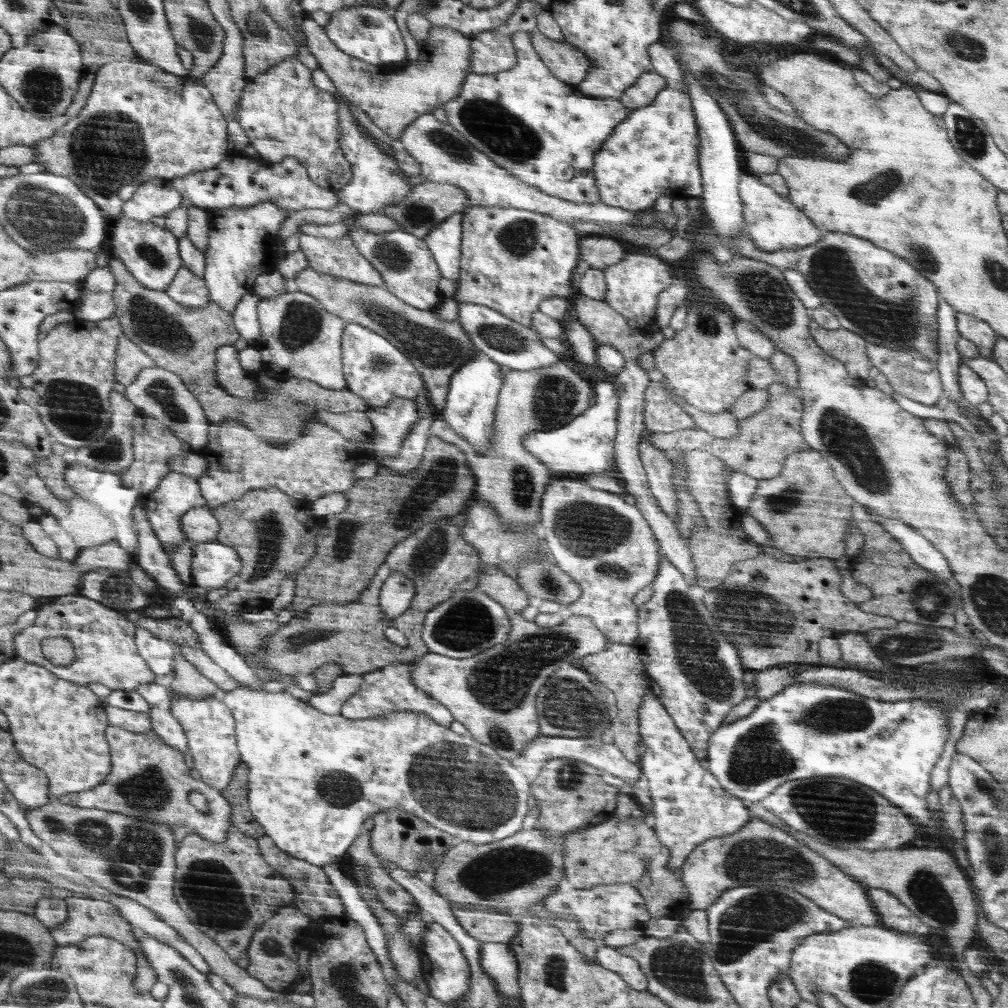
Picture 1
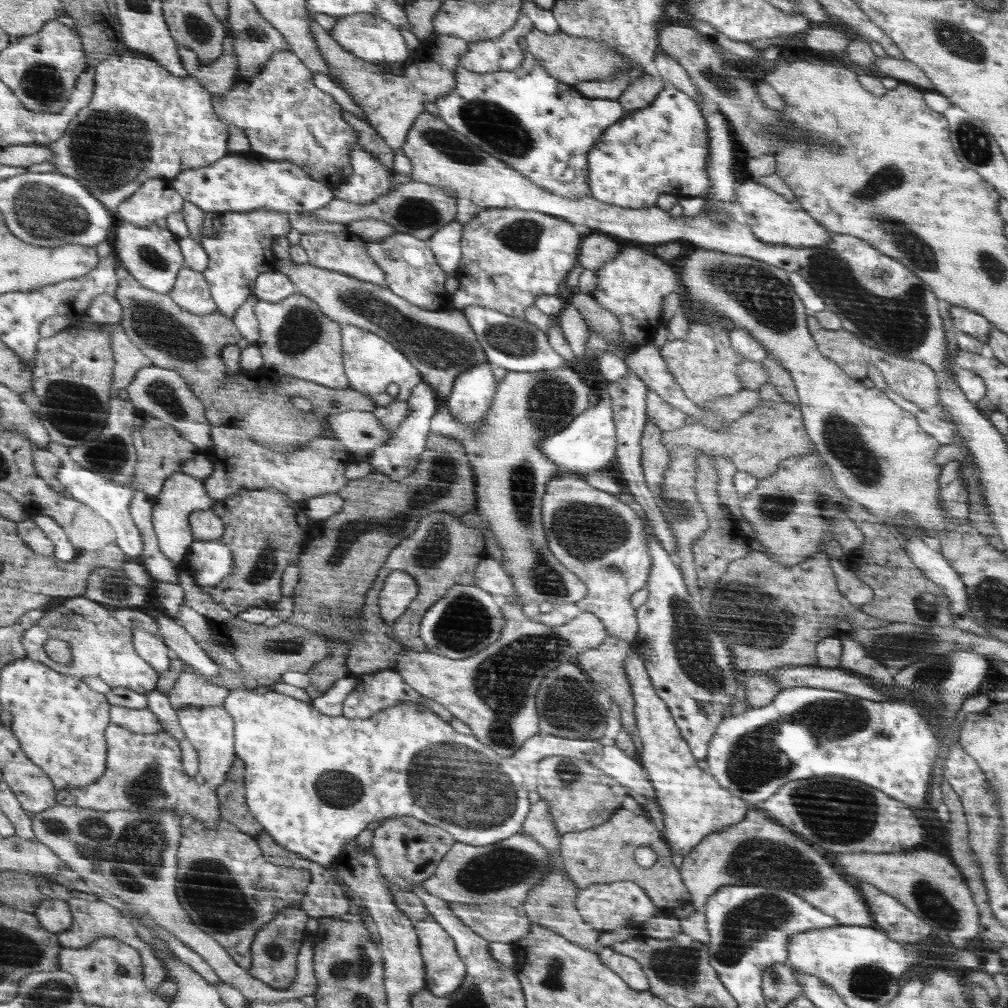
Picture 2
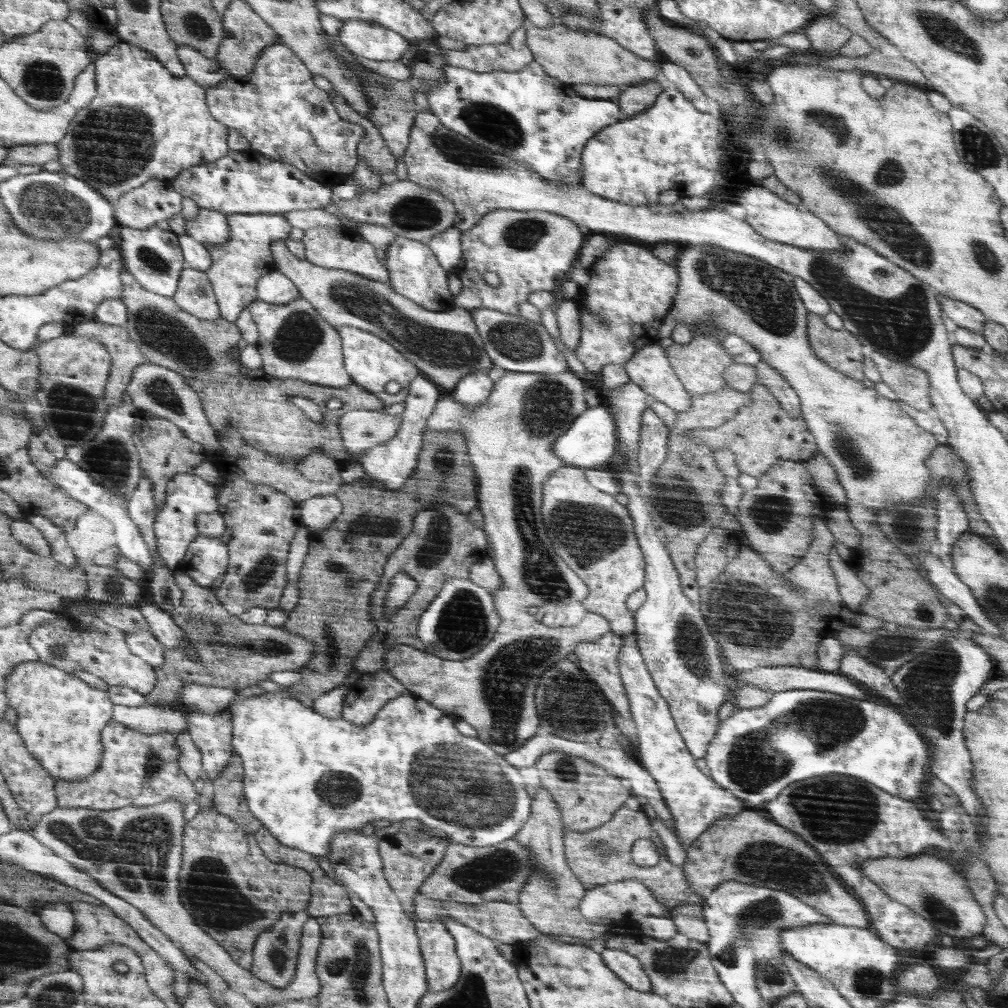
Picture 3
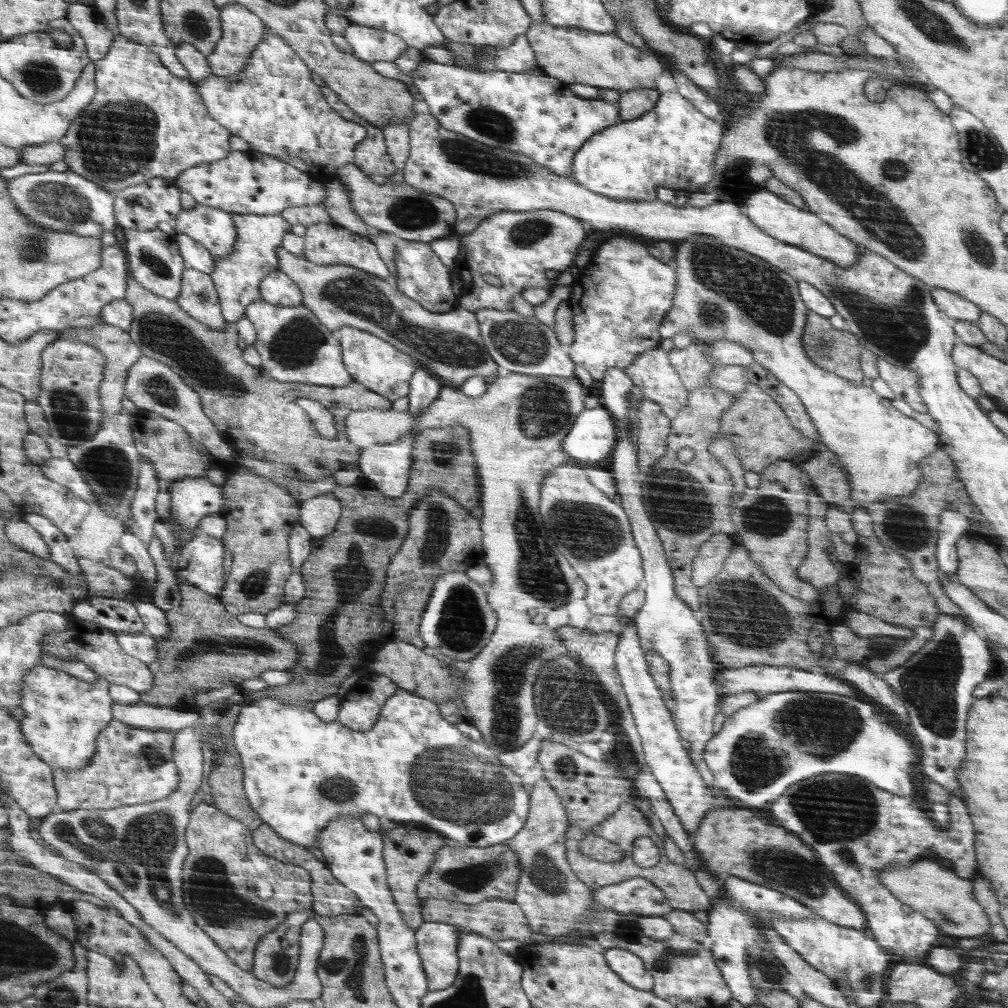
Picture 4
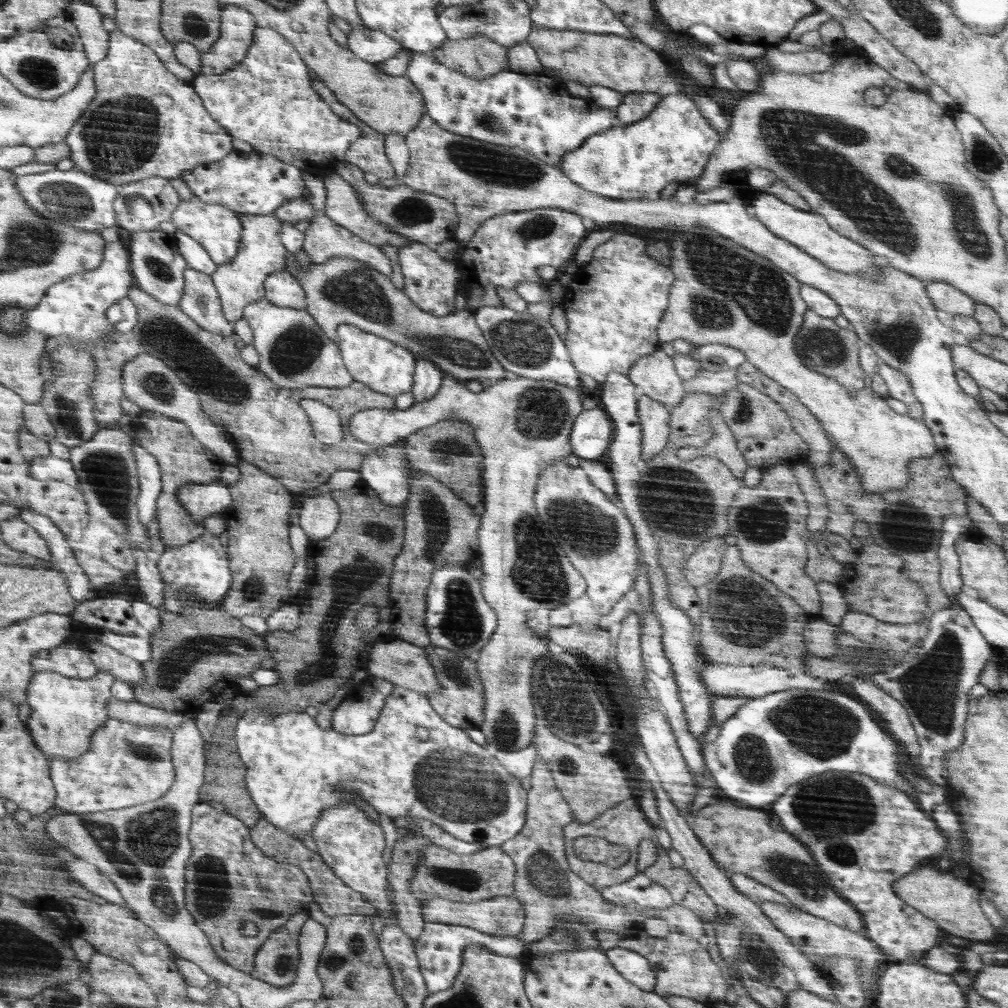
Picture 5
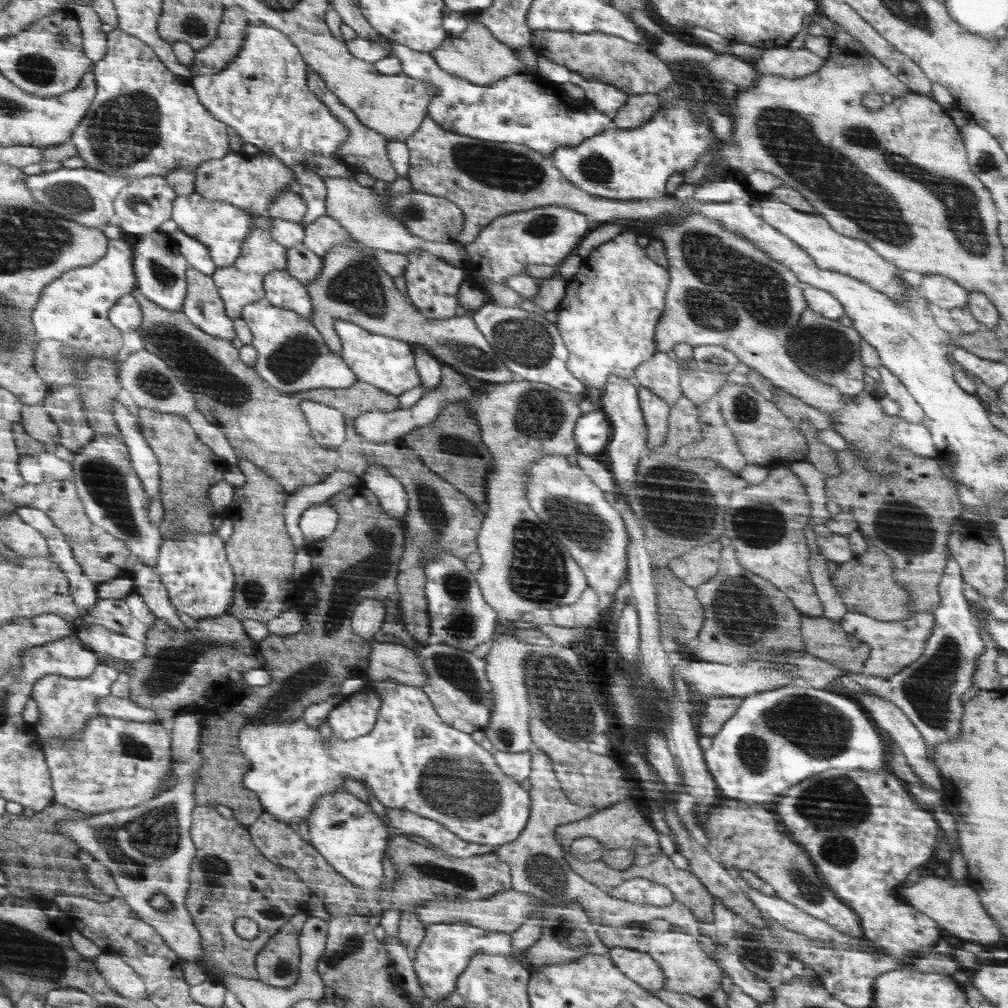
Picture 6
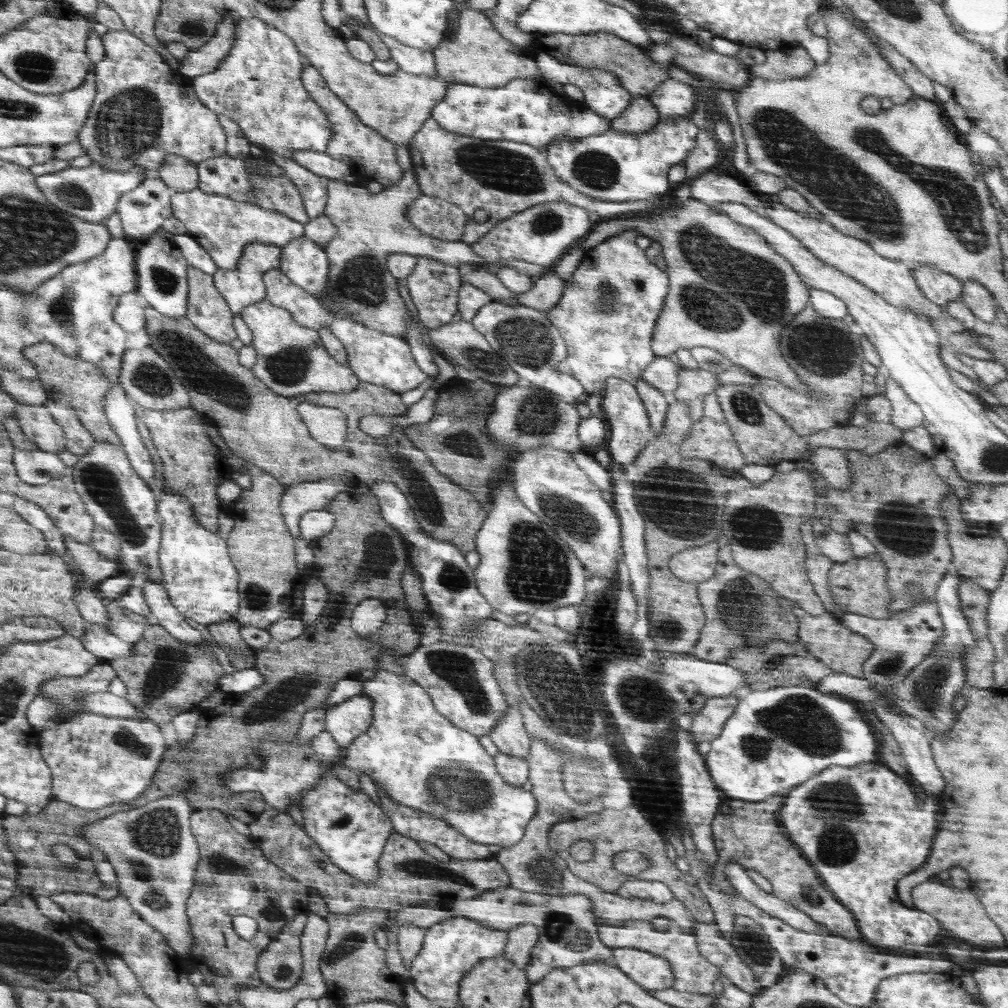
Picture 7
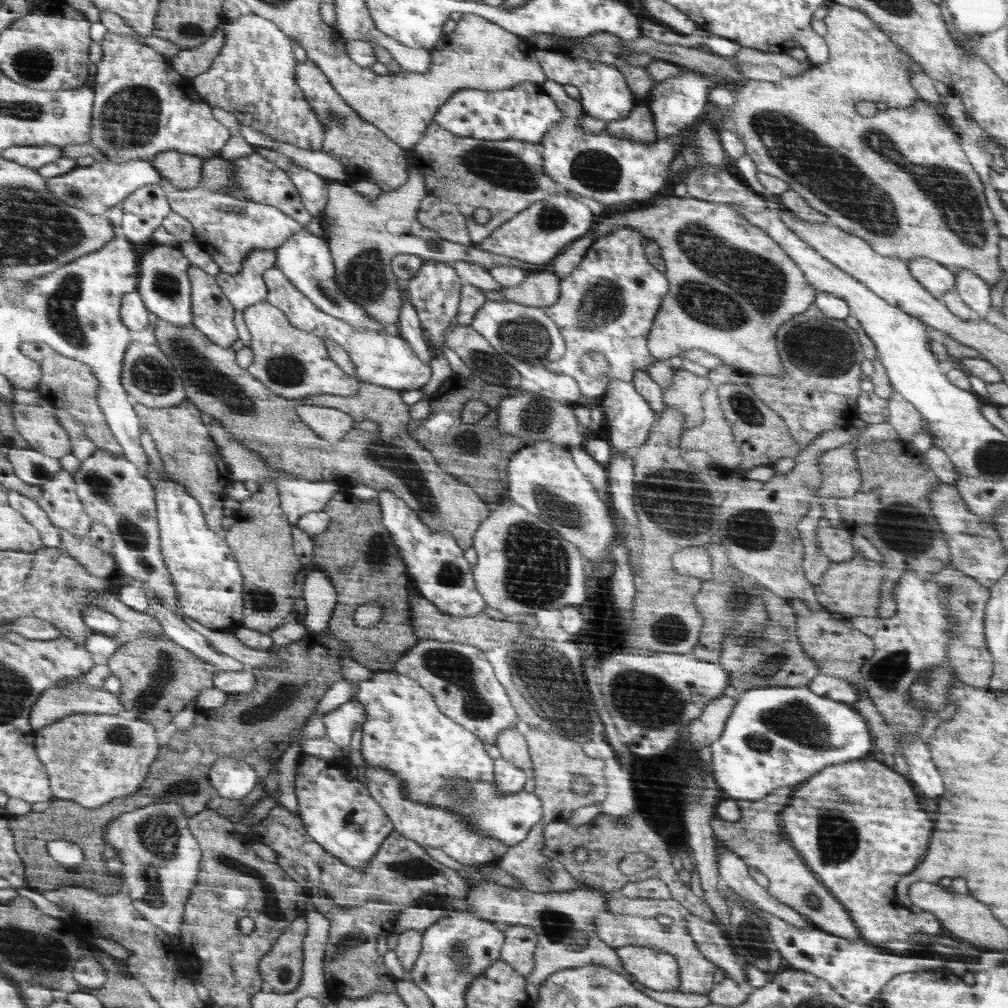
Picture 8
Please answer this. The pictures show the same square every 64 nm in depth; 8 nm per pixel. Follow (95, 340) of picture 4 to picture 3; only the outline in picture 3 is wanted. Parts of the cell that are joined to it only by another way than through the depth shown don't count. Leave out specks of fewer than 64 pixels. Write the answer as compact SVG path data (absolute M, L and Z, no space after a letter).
M94 320L69 328L69 331L98 339L108 347L115 363L107 386L107 404L110 408L124 404L123 394L133 381L136 369L149 361L143 349L131 337L127 325Z

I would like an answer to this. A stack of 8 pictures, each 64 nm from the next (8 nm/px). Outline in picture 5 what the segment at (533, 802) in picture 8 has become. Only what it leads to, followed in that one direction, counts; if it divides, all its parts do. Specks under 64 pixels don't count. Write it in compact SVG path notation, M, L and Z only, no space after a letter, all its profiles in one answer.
M394 686L394 690L386 700L386 706L379 714L378 722L375 723L374 730L363 735L350 736L339 733L330 729L321 729L320 725L304 711L290 711L280 714L274 714L266 709L256 707L255 709L247 710L248 714L240 719L236 738L238 742L238 749L242 757L247 771L246 787L251 793L251 799L255 801L259 811L262 813L262 818L270 821L278 828L282 828L286 832L290 832L294 836L302 836L302 834L312 835L315 830L316 823L319 822L320 815L335 804L344 802L356 802L356 798L361 796L378 812L385 814L391 818L396 816L411 816L412 818L422 818L424 820L431 820L434 824L439 825L446 832L451 833L454 837L459 837L460 840L468 841L470 844L480 844L485 847L501 847L510 839L514 839L520 831L523 830L527 822L527 811L530 802L526 802L526 790L520 786L520 780L516 779L498 764L498 760L494 756L490 756L486 752L486 746L480 746L476 742L472 742L468 738L468 734L463 729L459 729L455 725L448 724L443 717L435 711L435 707L431 704L430 698L424 693L416 692L414 689Z

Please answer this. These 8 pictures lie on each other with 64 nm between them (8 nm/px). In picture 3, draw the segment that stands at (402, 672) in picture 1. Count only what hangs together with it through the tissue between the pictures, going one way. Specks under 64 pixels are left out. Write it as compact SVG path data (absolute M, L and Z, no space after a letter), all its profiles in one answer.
M388 671L354 676L343 702L341 718L366 727L392 699L409 693Z

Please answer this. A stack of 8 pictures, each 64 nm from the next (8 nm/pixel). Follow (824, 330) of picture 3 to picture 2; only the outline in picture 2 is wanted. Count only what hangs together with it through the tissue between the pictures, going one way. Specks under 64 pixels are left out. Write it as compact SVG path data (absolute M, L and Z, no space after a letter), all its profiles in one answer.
M809 313L807 324L810 327L810 334L814 337L818 349L825 357L835 361L840 368L844 369L848 377L866 378L868 362L862 358L864 343L846 329L827 330Z

